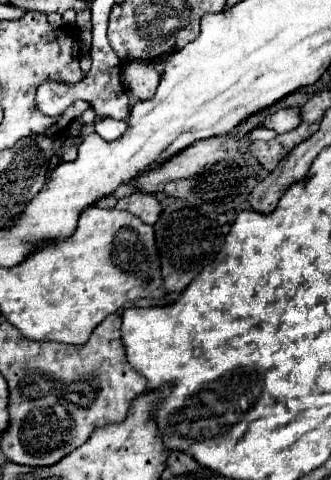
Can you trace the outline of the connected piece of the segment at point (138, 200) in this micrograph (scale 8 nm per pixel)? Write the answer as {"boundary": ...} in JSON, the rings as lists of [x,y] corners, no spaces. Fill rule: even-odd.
{"boundary":[[[133,192],[125,198],[119,198],[115,208],[121,208],[121,210],[129,210],[131,214],[137,214],[143,222],[147,224],[153,224],[157,222],[157,216],[161,212],[161,204],[157,202],[157,198],[153,194],[141,194],[141,192]]]}

